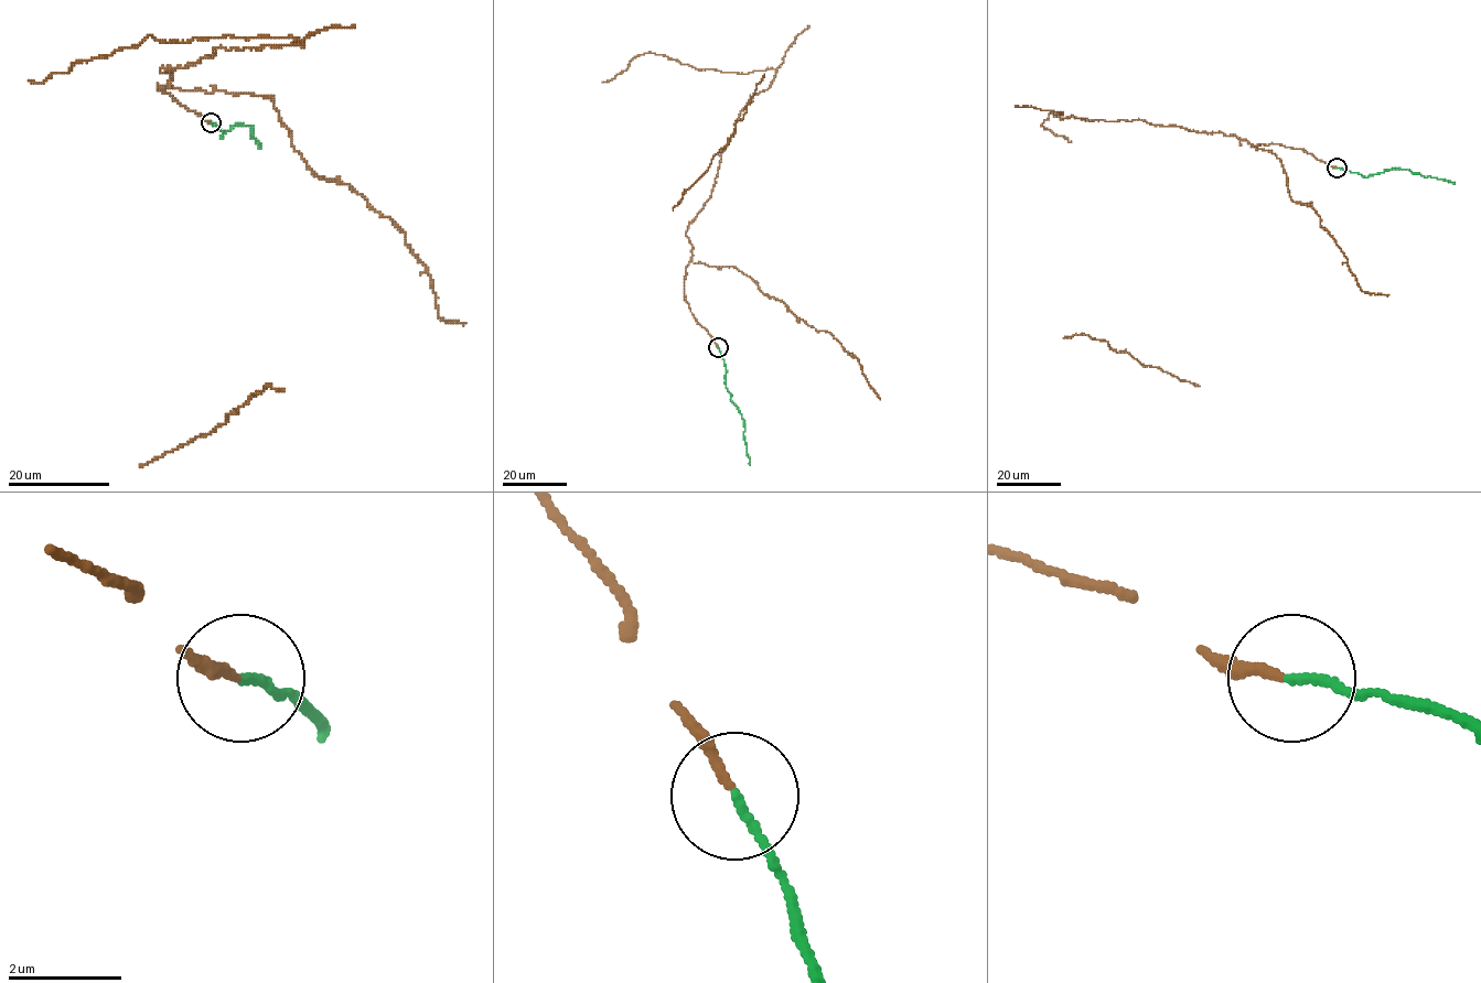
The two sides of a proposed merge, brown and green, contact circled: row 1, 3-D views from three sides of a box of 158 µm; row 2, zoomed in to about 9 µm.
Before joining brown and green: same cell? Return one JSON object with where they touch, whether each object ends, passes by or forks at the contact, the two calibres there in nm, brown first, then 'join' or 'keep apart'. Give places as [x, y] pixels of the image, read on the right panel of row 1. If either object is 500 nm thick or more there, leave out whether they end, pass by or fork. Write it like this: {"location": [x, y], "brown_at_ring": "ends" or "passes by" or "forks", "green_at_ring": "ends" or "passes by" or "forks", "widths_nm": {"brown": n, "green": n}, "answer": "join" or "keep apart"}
{"location": [1337, 168], "brown_at_ring": "ends", "green_at_ring": "ends", "widths_nm": {"brown": 160, "green": 150}, "answer": "join"}

